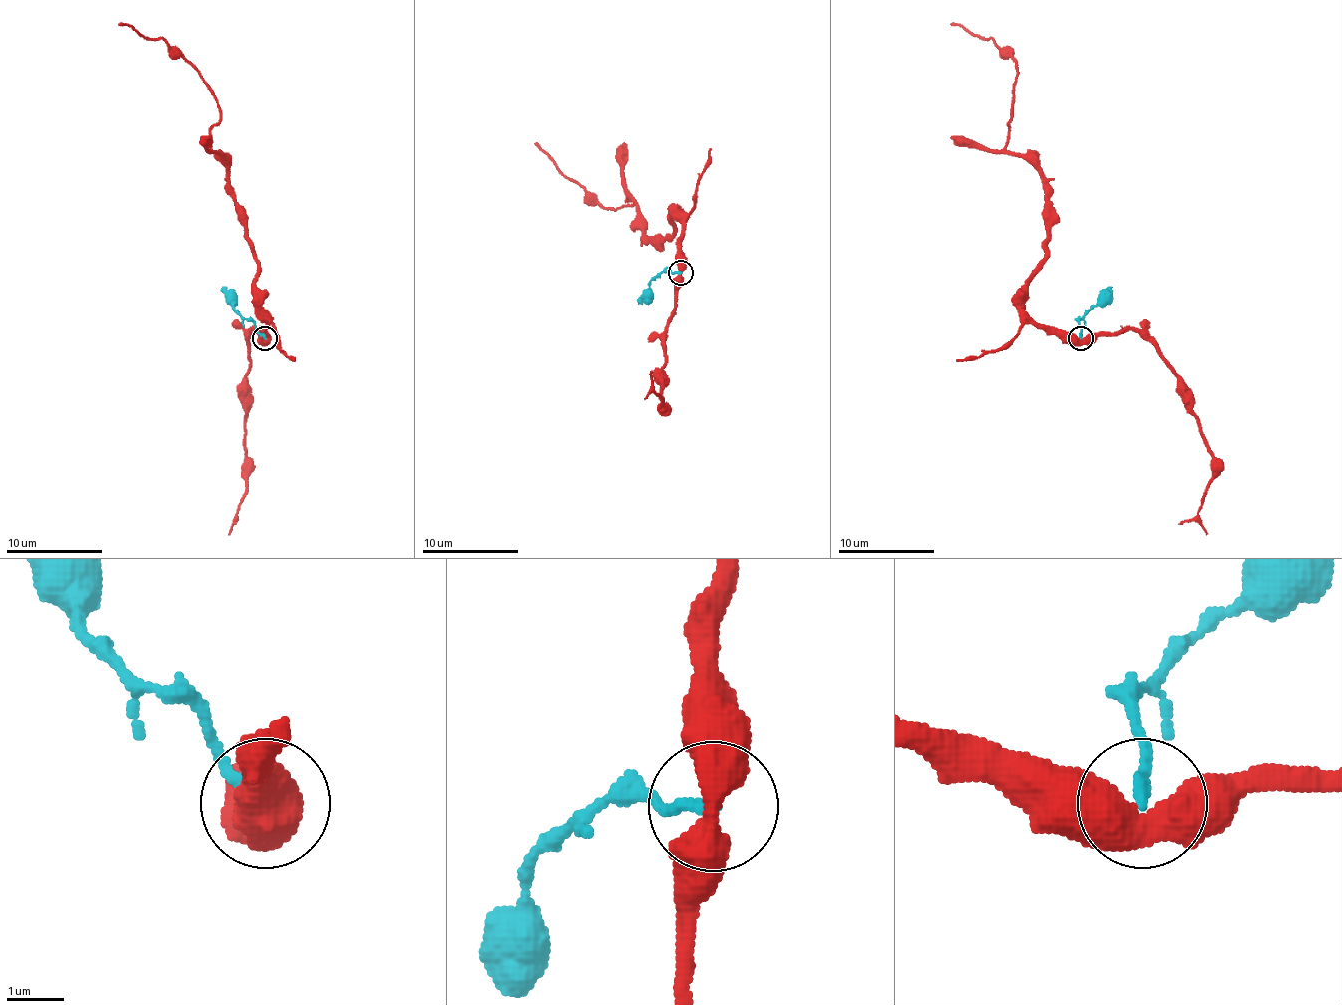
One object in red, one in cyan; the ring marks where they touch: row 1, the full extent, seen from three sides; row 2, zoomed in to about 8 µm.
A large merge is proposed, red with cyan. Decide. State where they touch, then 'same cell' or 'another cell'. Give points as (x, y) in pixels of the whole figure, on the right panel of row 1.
(1080, 338) | another cell

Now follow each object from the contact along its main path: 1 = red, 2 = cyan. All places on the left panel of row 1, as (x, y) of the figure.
1: (266, 337), (247, 214), (211, 149), (220, 117), (211, 86), (160, 38), (119, 23)
2: (264, 337), (242, 318), (223, 286)

